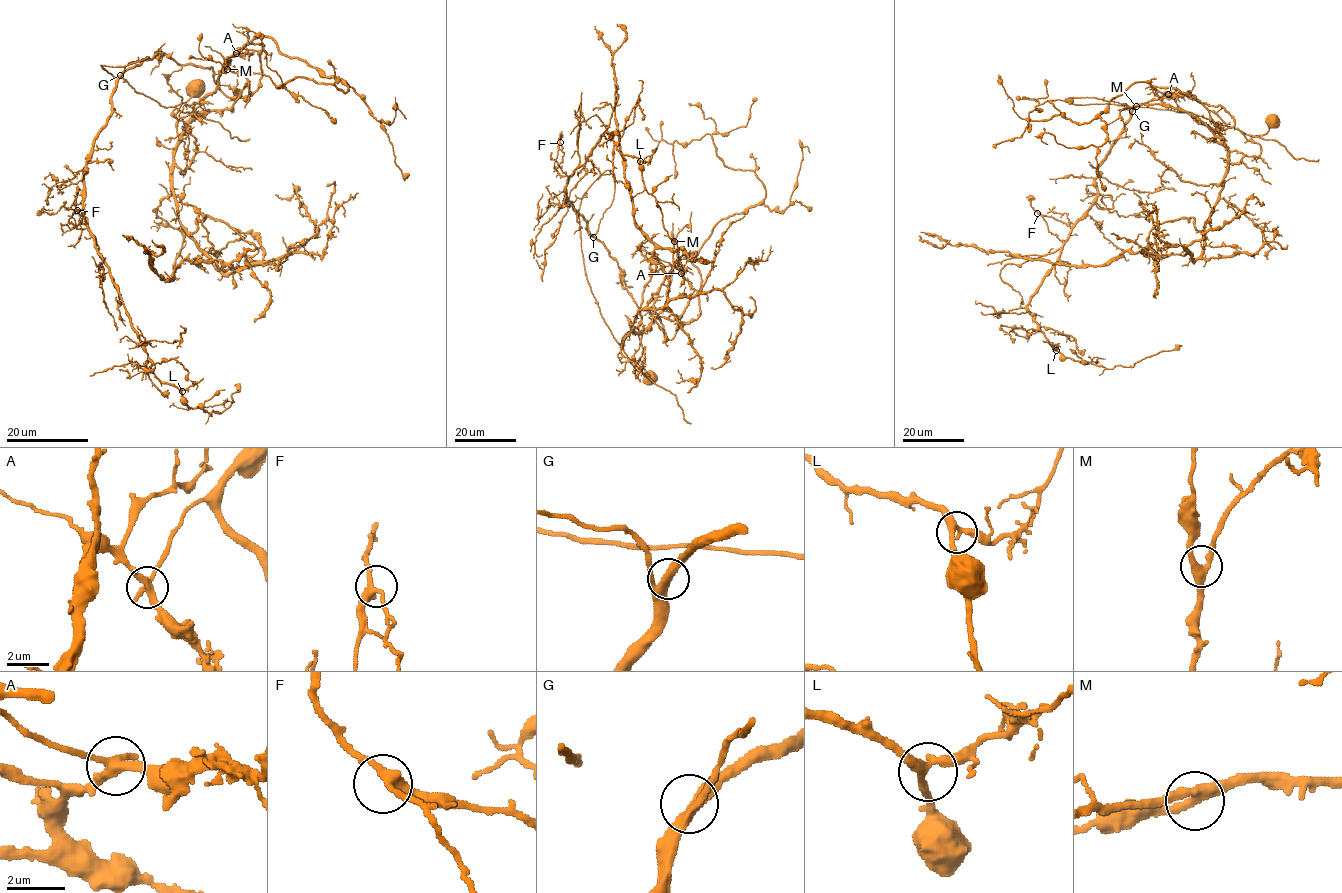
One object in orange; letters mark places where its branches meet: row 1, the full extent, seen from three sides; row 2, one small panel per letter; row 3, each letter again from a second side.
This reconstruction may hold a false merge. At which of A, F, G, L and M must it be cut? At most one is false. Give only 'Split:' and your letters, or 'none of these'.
Split: A

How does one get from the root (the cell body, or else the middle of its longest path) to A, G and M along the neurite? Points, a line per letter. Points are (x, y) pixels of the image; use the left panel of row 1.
A: (193, 85), (164, 107), (100, 65), (162, 52), (235, 98), (261, 76), (236, 53)
G: (193, 85), (191, 96), (186, 101), (164, 107), (100, 66), (125, 67), (148, 56), (129, 62), (120, 75)
M: (193, 85), (164, 107), (100, 65), (162, 52), (226, 96), (257, 88), (256, 51), (227, 69)

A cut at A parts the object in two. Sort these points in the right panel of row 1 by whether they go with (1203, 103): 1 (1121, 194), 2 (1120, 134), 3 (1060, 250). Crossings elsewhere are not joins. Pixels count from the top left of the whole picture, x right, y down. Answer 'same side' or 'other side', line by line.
1: same side
2: same side
3: same side

